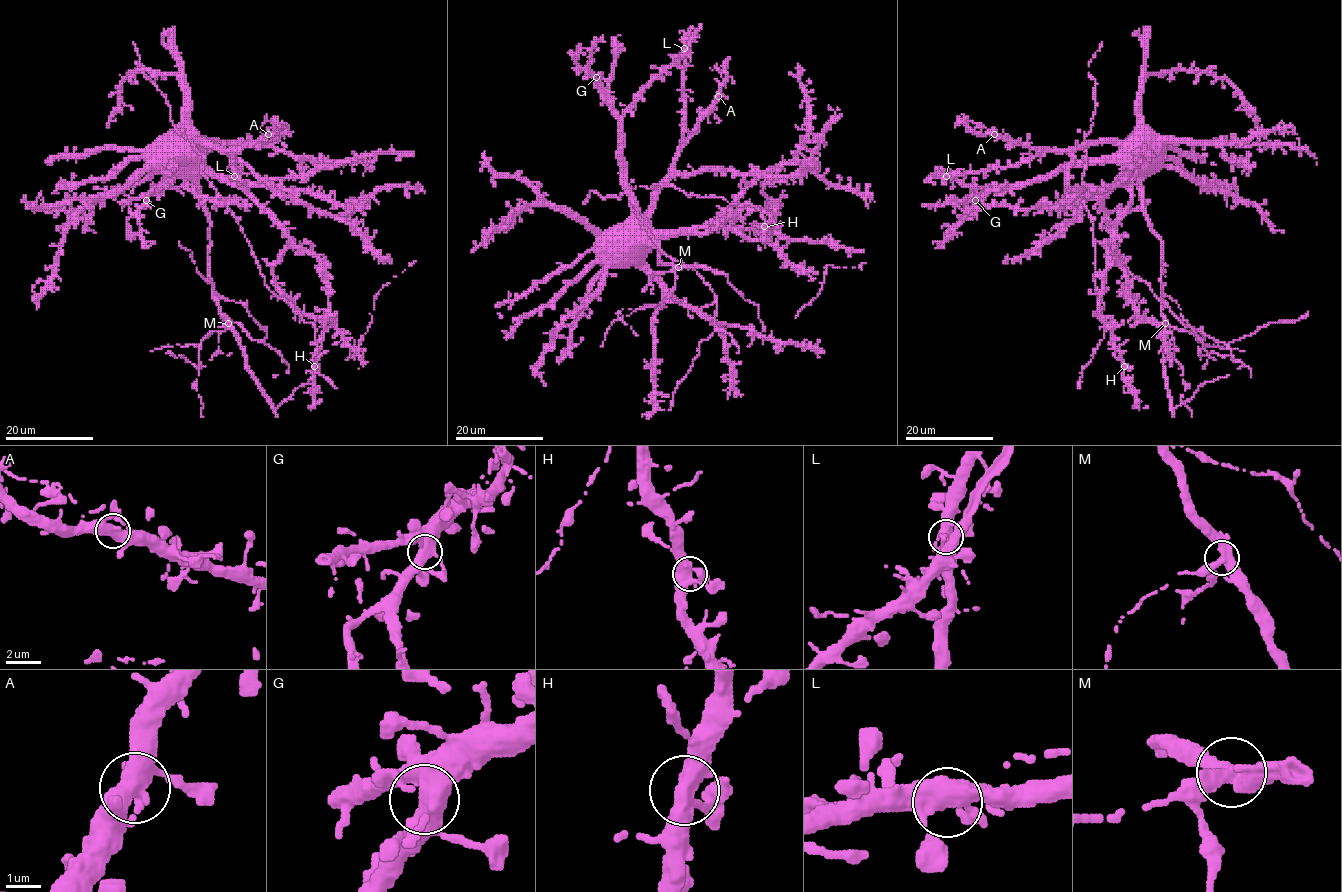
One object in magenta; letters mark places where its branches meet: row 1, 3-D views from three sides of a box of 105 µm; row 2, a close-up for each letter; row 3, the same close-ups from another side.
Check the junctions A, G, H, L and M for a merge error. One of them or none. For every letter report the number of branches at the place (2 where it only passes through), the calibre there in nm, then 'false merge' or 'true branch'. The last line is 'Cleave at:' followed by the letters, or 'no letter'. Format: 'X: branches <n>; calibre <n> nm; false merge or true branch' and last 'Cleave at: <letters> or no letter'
A: branches 3; calibre 400 nm; true branch
G: branches 3; calibre 400 nm; true branch
H: branches 3; calibre 440 nm; true branch
L: branches 3; calibre 400 nm; true branch
M: branches 3; calibre 440 nm; false merge
Cleave at: M

